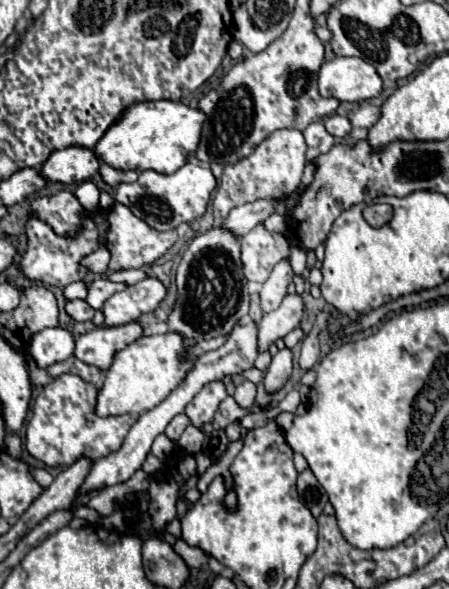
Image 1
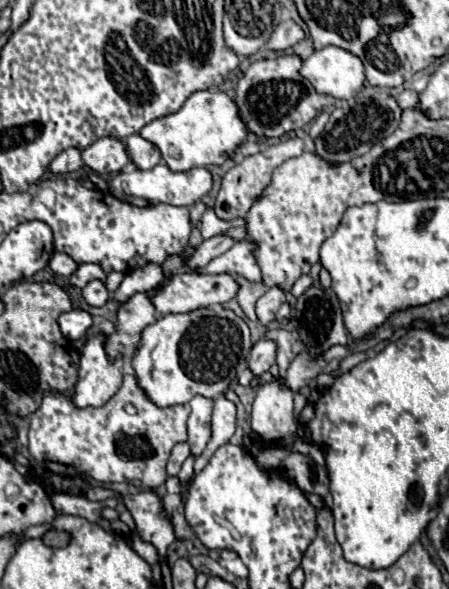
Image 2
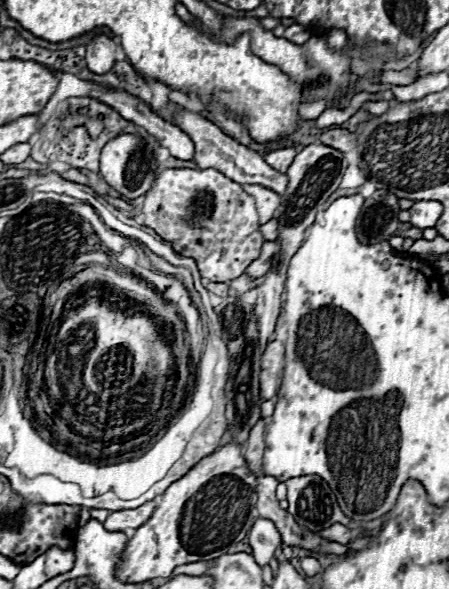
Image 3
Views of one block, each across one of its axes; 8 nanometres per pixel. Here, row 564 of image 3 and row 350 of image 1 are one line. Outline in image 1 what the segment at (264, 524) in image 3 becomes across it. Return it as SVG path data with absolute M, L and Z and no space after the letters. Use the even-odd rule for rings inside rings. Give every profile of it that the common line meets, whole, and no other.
M286 294L282 304L264 314L258 324L258 340L260 340L260 352L268 350L270 344L274 344L278 338L284 338L290 330L294 330L300 324L300 318L304 314L304 302L300 294Z

